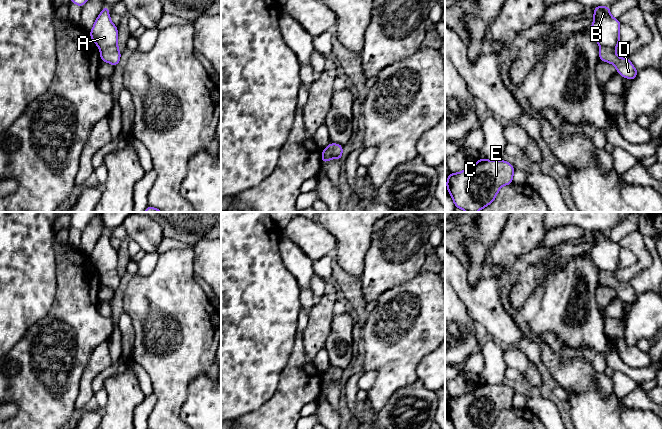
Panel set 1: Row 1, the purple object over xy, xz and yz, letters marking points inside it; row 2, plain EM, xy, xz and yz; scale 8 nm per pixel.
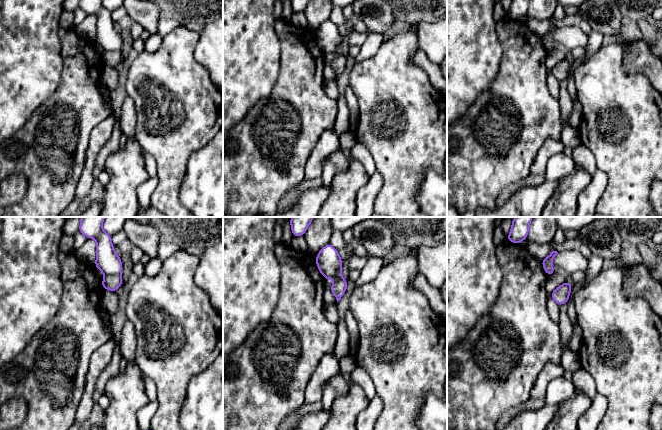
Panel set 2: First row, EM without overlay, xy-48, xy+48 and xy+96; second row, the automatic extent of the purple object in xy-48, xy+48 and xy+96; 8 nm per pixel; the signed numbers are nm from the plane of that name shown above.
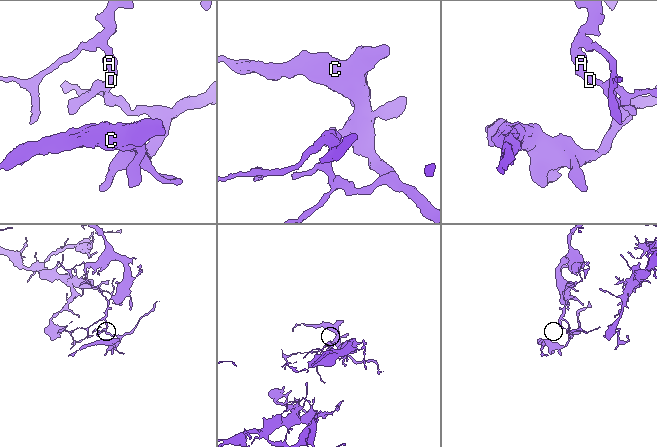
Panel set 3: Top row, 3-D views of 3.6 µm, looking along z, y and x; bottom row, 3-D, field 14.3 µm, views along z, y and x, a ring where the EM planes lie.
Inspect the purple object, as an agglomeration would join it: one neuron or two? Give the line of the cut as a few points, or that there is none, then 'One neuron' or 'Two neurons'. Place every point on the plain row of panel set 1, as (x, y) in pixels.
Split along xy (116, 268), (107, 270), (100, 275). Two neurons

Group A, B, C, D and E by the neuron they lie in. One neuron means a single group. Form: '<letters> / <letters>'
A B / C D E

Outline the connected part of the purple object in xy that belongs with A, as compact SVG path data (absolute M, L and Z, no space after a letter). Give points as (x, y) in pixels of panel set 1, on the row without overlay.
M104 230L89 257L93 266L101 274L117 269L118 251L110 243L109 230Z

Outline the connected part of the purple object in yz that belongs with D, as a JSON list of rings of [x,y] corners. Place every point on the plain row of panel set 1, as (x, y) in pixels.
[[[600,270],[599,284],[613,288],[619,299],[631,305],[638,299],[639,295],[633,290],[630,283],[618,281],[615,272]]]

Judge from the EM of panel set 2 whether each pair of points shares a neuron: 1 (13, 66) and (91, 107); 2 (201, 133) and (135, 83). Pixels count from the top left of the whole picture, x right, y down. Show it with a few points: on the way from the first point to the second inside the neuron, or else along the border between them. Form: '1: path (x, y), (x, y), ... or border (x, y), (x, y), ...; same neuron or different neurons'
1: border (62, 66), (59, 86), (39, 105); different neurons
2: path (185, 117), (151, 83); same neuron

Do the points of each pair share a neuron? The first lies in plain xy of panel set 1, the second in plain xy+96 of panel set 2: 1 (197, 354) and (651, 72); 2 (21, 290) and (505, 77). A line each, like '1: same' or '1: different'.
1: different
2: different

